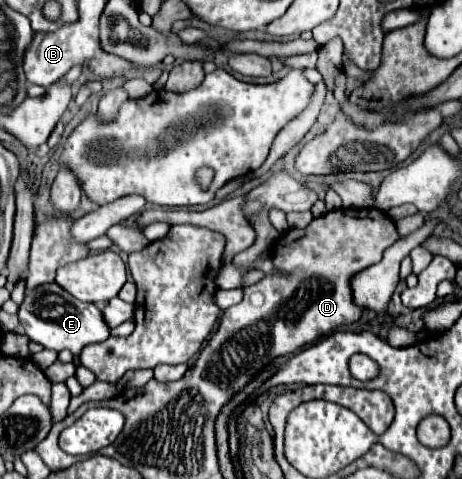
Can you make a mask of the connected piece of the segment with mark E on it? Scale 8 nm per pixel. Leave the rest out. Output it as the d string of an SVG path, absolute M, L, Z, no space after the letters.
M45 283L33 291L27 291L23 303L19 305L17 317L23 327L23 333L31 341L53 351L69 349L73 355L79 355L85 345L99 343L109 337L109 327L105 325L101 311L93 303L83 303L75 299L57 283Z

